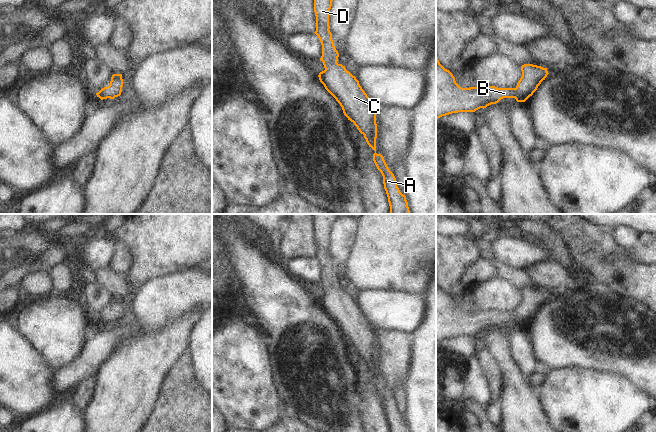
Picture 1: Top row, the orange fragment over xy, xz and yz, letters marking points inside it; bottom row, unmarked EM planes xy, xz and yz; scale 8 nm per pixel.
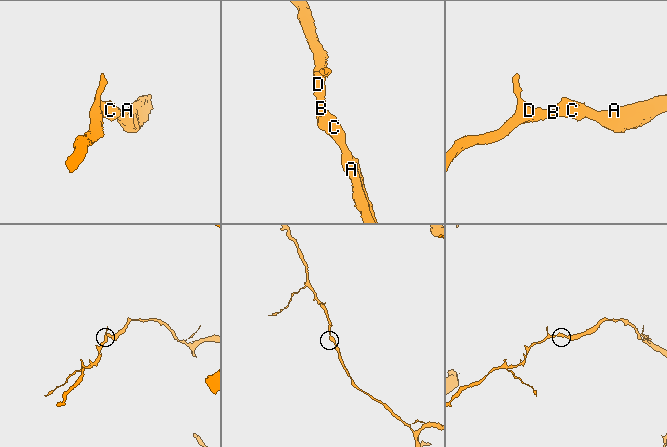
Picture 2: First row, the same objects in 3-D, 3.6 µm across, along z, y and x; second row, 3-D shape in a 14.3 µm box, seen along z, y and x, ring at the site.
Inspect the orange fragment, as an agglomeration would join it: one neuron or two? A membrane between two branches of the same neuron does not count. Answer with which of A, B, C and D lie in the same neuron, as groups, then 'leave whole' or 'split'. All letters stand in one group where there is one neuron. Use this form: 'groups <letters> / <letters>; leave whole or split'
groups A B C D; leave whole

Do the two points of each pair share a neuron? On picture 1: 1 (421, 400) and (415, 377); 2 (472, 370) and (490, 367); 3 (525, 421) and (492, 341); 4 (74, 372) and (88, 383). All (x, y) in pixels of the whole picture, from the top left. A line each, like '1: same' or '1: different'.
1: same
2: different
3: same
4: different

